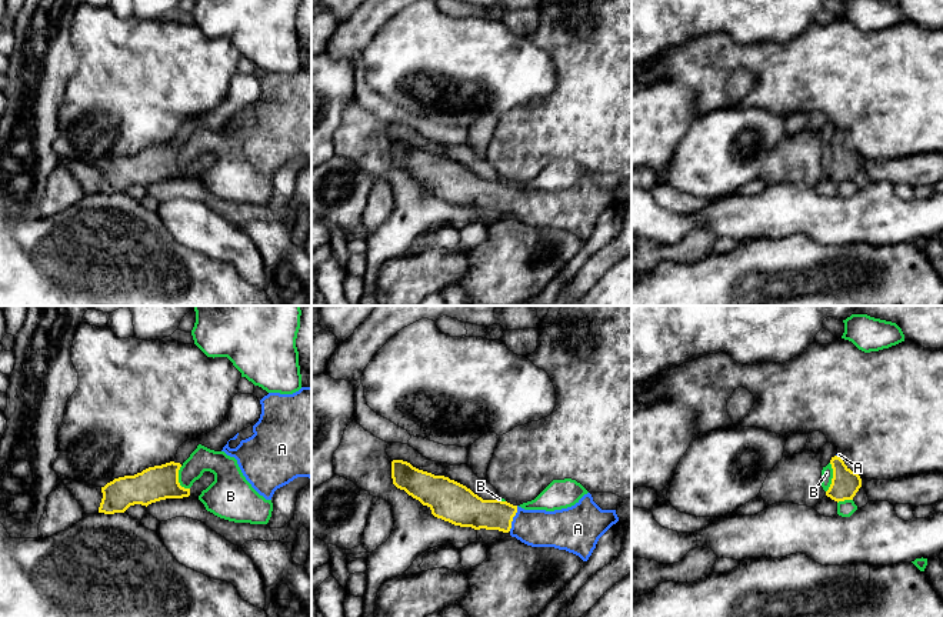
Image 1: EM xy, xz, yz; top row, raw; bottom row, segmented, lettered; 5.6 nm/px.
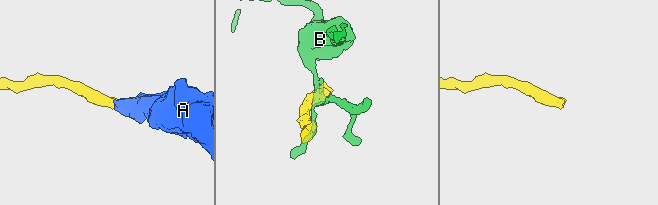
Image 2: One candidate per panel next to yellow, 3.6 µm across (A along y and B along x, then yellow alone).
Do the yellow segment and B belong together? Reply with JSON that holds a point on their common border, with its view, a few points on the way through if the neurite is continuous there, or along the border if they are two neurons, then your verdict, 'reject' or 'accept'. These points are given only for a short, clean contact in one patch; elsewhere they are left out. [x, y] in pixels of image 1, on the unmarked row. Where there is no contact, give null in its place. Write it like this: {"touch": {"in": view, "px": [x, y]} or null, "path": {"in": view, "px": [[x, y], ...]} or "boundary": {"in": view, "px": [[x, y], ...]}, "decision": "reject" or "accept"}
{"touch": {"in": "xy", "px": [177, 160]}, "boundary": {"in": "xy", "px": [[182, 146], [179, 163], [189, 169]]}, "decision": "reject"}

